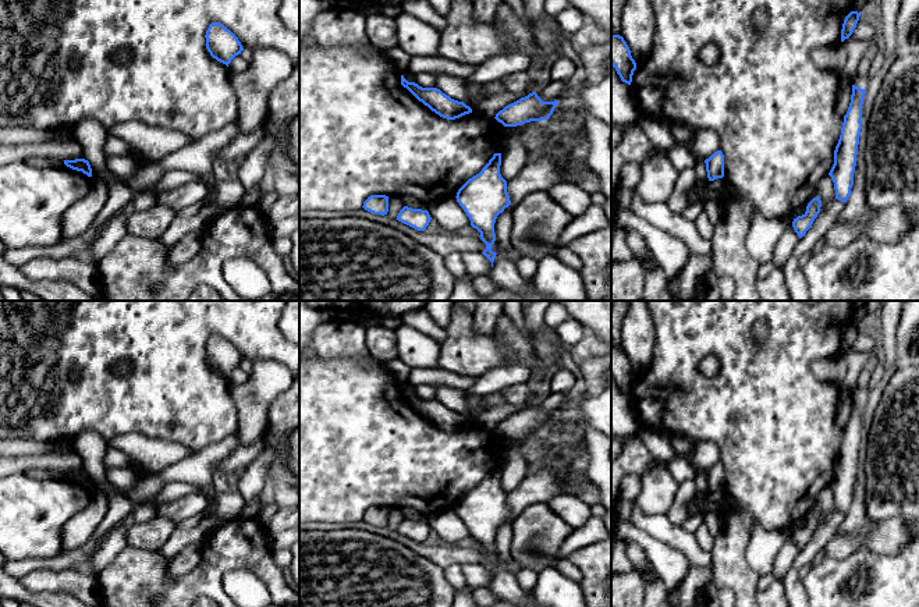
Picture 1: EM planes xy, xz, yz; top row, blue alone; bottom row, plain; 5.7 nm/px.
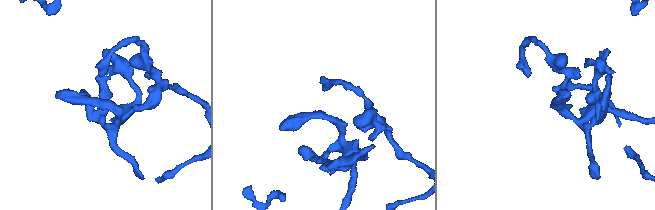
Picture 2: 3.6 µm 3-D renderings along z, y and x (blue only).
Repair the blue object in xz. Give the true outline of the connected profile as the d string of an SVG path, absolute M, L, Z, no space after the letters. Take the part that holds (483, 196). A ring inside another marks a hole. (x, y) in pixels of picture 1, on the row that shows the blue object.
M494 153L482 171L469 178L457 192L457 202L471 220L471 226L480 232L486 244L482 252L490 262L496 258L492 245L496 241L494 223L500 213L511 205L507 181L500 174L501 153Z

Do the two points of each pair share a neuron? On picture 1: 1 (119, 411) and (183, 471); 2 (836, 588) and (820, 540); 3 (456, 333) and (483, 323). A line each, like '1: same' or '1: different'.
1: different
2: different
3: different

